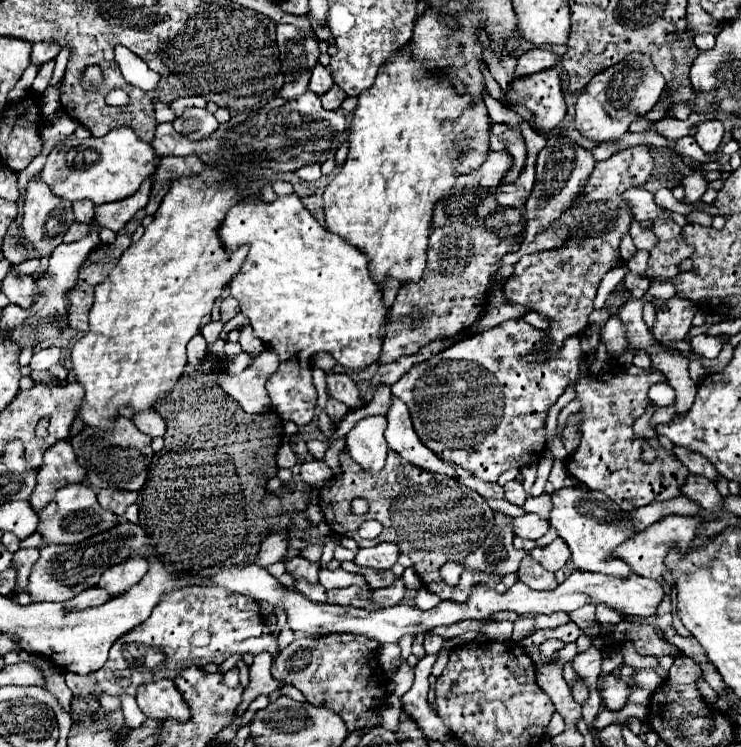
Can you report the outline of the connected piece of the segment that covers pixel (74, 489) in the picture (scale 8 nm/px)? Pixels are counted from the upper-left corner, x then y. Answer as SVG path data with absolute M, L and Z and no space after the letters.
M82 483L66 485L66 487L58 489L54 499L50 501L50 505L46 505L46 509L42 509L38 515L40 515L38 533L42 535L44 545L78 543L78 541L84 541L96 533L110 529L110 525L116 525L116 521L118 521L118 517L114 513L110 513L98 505L96 491L88 485L82 485Z

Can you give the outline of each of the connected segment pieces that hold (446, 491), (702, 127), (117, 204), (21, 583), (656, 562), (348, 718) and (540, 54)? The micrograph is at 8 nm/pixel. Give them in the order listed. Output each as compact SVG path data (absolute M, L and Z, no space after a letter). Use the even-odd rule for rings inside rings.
M392 449L388 451L386 467L382 469L382 473L374 477L362 471L360 465L354 459L350 459L346 451L340 453L340 465L342 465L340 477L334 477L326 487L320 489L318 505L330 529L334 533L352 537L360 547L372 547L382 541L396 543L398 549L412 559L414 563L412 567L426 589L436 593L440 599L466 601L470 585L478 583L478 577L472 577L472 571L464 571L460 583L450 587L440 581L438 567L446 561L464 563L466 555L486 539L486 535L494 525L494 511L490 509L486 499L452 477L432 475L424 469L418 469L416 465L410 465L408 461L402 461L402 457L398 457L398 453L394 453ZM354 497L364 497L368 501L370 509L366 515L354 515L350 511L350 501ZM368 519L376 519L384 527L382 533L372 541L360 539L358 535L360 523Z
M708 119L698 123L698 133L696 133L696 143L708 153L716 153L720 143L722 143L722 135L724 135L724 127L718 119Z
M146 177L142 187L134 195L130 195L122 201L114 201L114 203L106 203L102 207L96 207L94 219L100 223L100 227L108 227L112 231L118 231L134 217L134 213L138 209L146 207L148 197L150 197L150 189L152 189L152 177Z
M18 549L12 557L12 569L16 571L16 585L14 585L14 595L26 591L28 575L32 565L38 561L38 549Z
M670 515L670 517L664 517L662 521L654 523L646 531L640 531L634 539L622 543L614 553L618 553L618 557L622 557L636 575L642 575L648 579L658 579L666 571L668 553L670 551L686 553L702 525L704 525L704 517L700 517L700 515Z
M324 635L324 637L302 637L292 641L280 651L274 661L272 673L280 685L292 683L302 691L310 705L322 705L334 709L350 731L370 729L378 725L378 713L384 705L386 683L382 669L378 669L376 651L378 643L368 637L350 635Z
M532 49L526 51L524 55L518 57L518 65L516 65L516 77L524 77L530 73L538 73L542 69L550 69L558 63L558 57L548 51L548 49Z

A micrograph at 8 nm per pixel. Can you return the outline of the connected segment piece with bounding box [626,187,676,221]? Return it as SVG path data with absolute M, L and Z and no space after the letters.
M638 187L628 189L626 191L626 201L630 201L630 209L634 209L634 217L638 221L646 221L646 219L648 221L654 221L660 215L668 215L670 219L676 217L676 213L658 207L654 203L654 195L650 191L646 191L646 189L638 189Z

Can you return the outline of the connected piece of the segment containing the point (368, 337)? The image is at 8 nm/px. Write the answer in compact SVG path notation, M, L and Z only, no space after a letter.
M296 193L278 197L272 203L242 199L226 213L218 227L218 237L226 253L234 253L242 245L248 247L248 257L226 285L226 293L240 301L240 311L250 319L256 337L278 353L280 369L286 371L274 373L266 383L272 409L276 409L284 421L308 425L314 417L317 391L312 385L312 371L306 369L306 363L314 353L331 353L341 365L350 369L362 369L378 361L382 345L378 333L382 321L388 319L388 309L382 303L380 287L368 277L368 259L362 251L352 249L352 245L328 233L308 213Z

